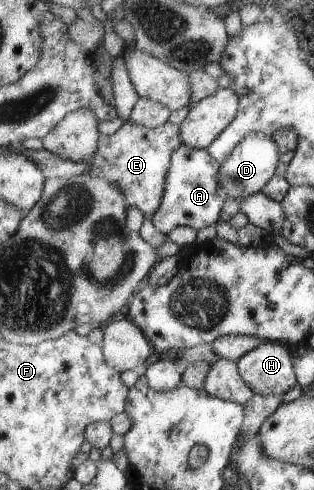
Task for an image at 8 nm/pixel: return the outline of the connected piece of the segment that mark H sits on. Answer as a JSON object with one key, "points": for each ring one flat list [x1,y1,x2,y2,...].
{"points":[[267,341,237,362,243,380,257,395,283,396,298,386,293,349]]}

